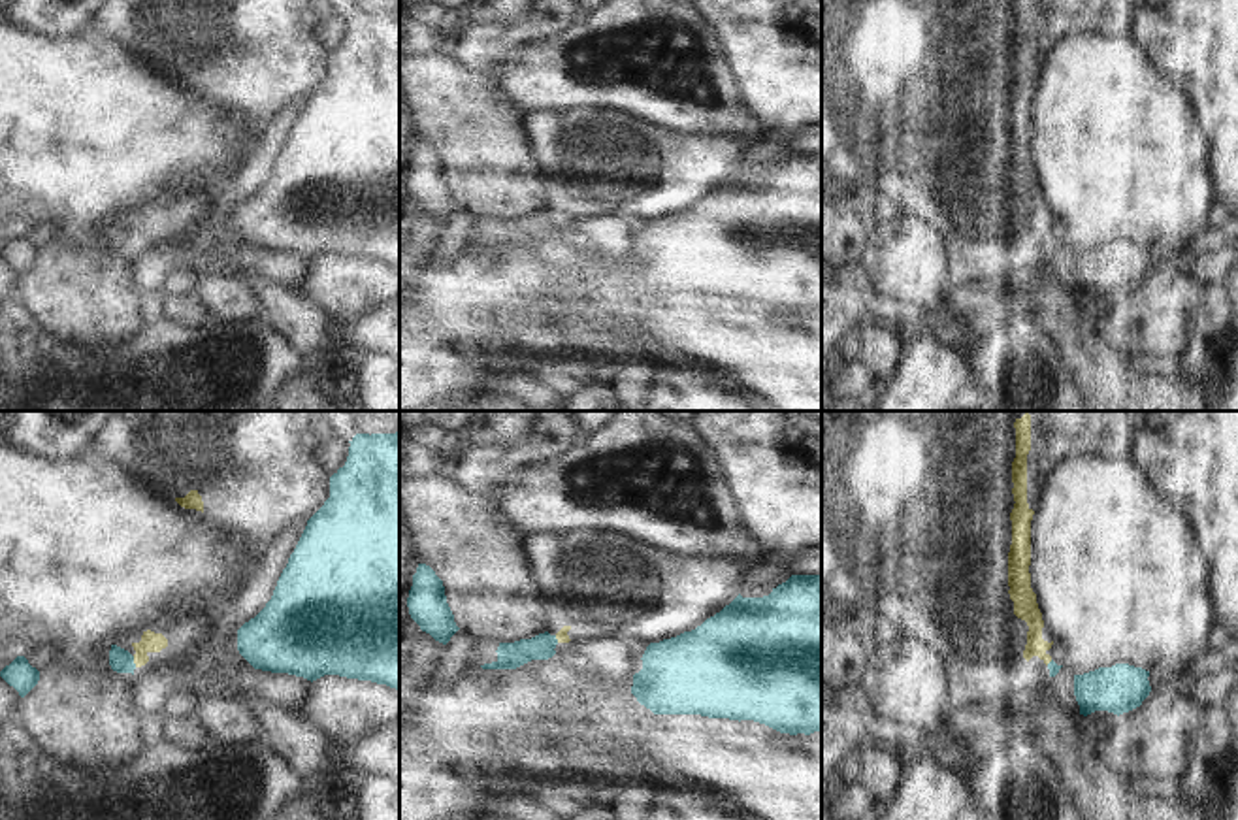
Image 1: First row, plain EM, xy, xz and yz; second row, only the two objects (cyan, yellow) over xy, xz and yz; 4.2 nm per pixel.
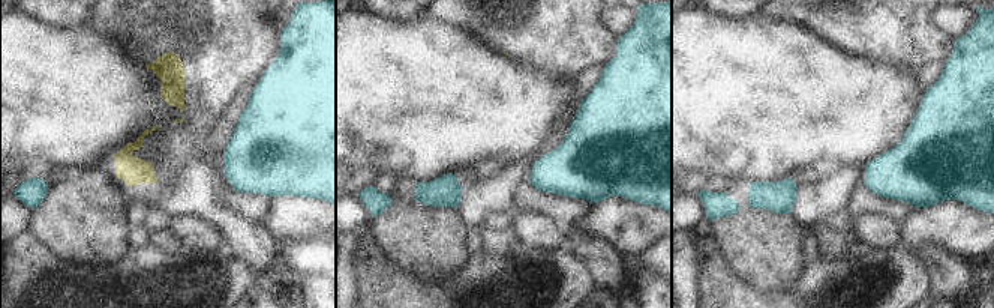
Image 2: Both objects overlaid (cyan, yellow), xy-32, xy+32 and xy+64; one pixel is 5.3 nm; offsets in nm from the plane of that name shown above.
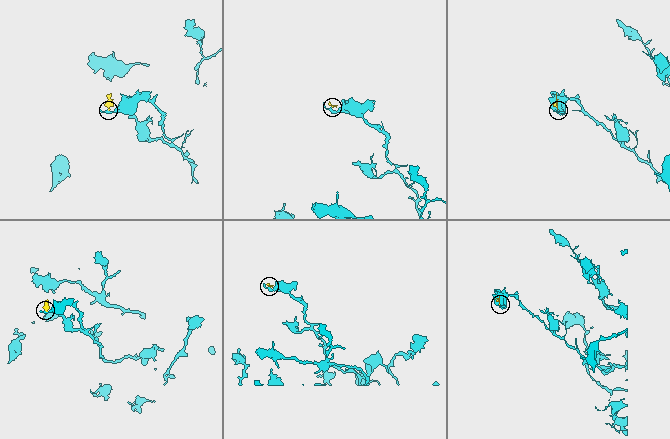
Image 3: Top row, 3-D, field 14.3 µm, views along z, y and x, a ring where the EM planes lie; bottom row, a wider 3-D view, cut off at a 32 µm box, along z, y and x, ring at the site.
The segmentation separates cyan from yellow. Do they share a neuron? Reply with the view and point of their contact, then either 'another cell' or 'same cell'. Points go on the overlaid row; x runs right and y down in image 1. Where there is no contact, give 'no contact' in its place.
xy (132, 662) | another cell

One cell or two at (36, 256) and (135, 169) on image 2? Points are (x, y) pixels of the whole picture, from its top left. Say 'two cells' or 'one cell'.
two cells

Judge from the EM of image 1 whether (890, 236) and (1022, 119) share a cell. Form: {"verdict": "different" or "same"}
{"verdict": "different"}

